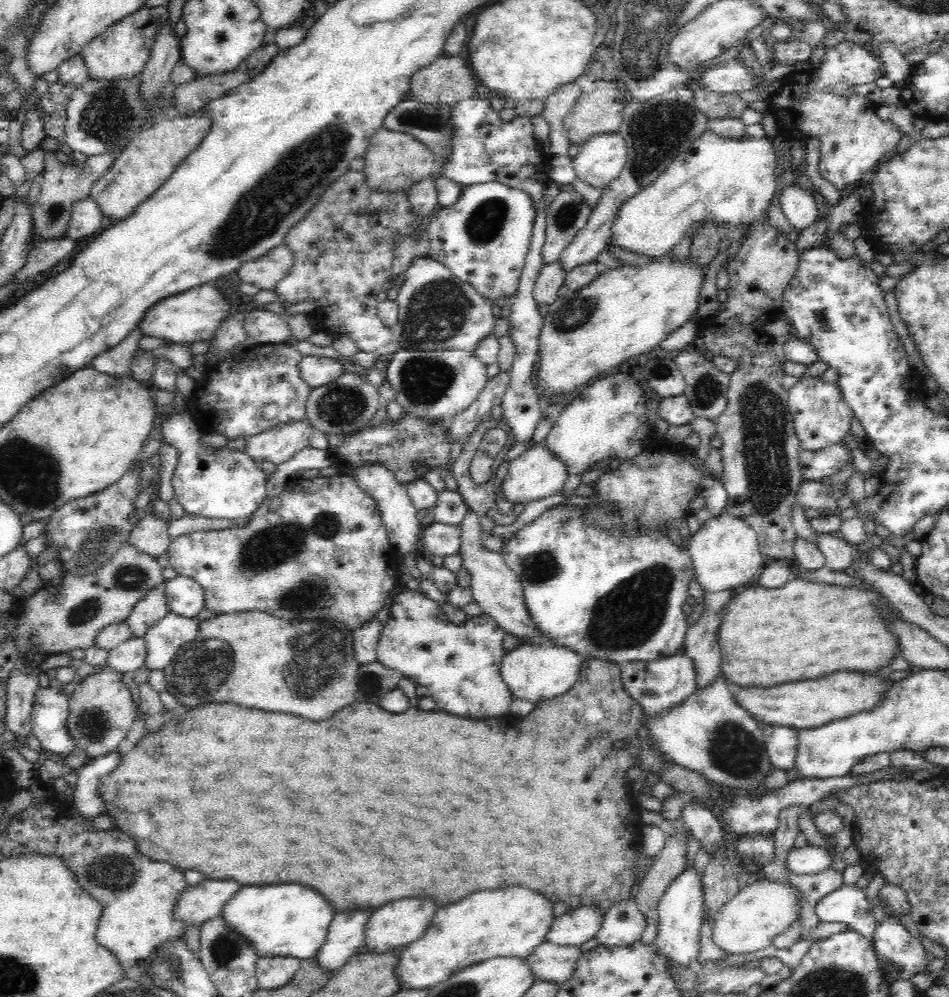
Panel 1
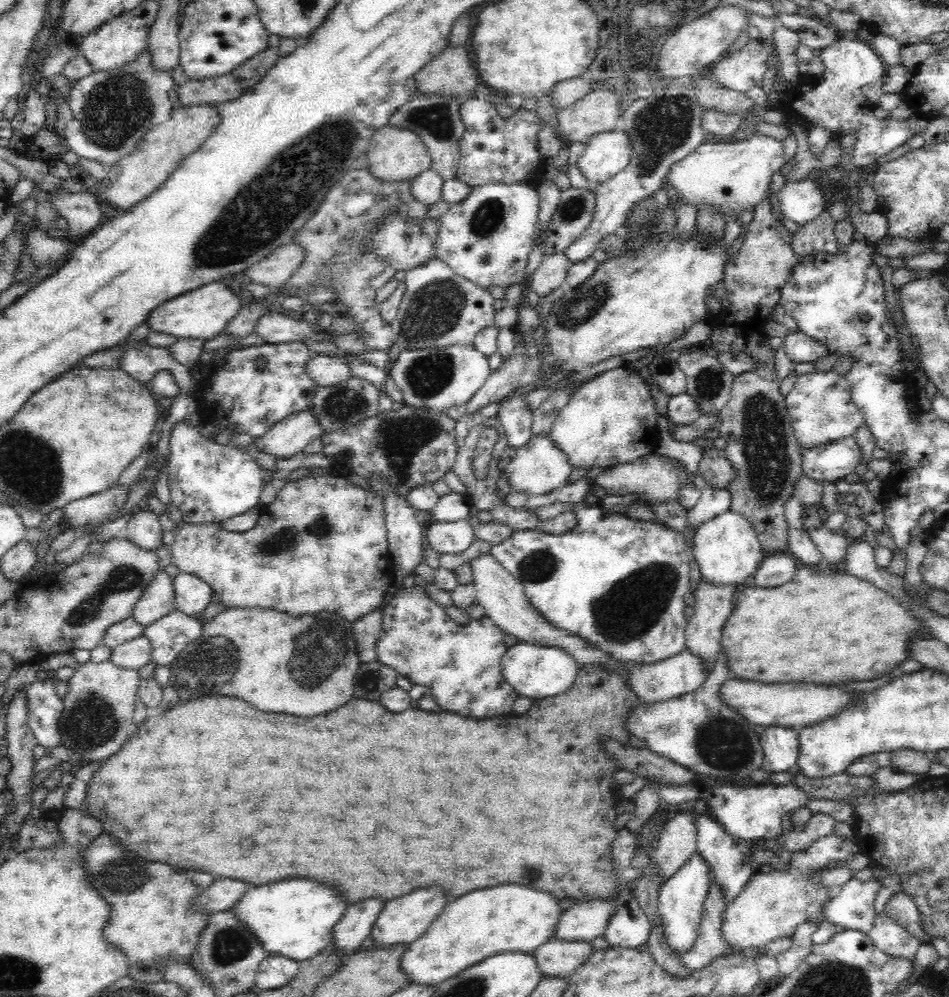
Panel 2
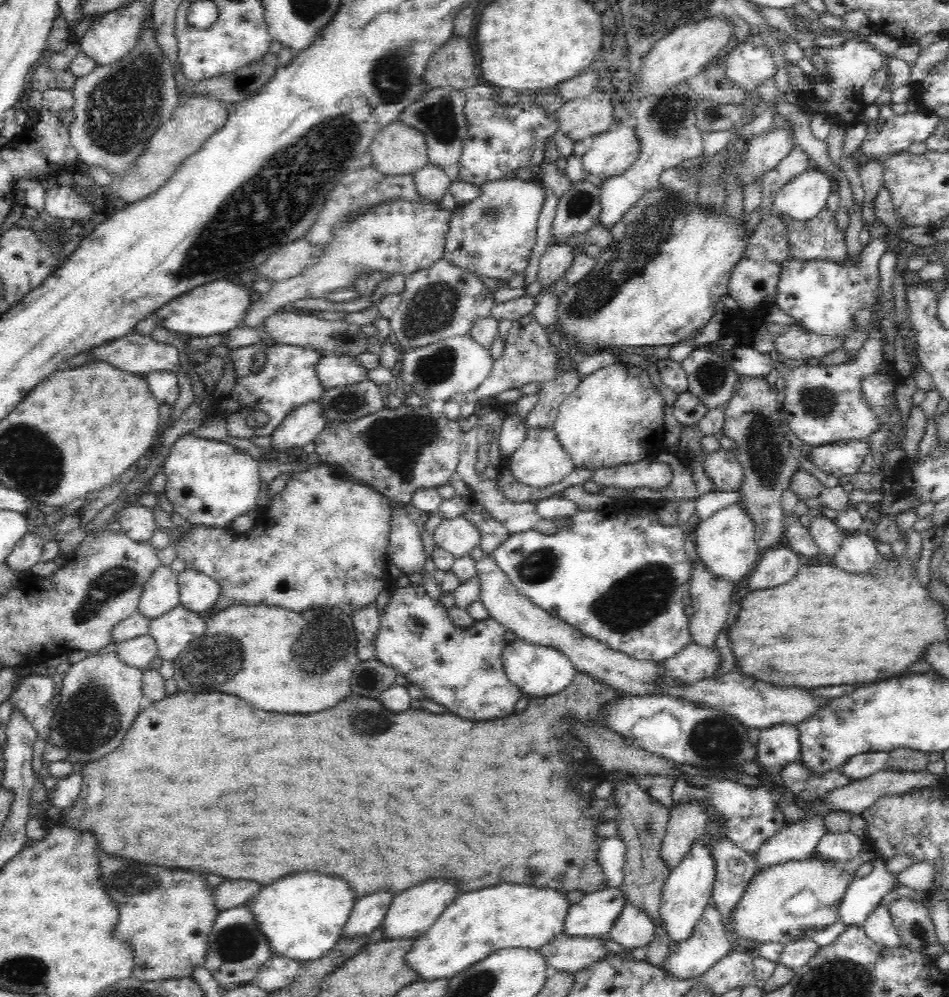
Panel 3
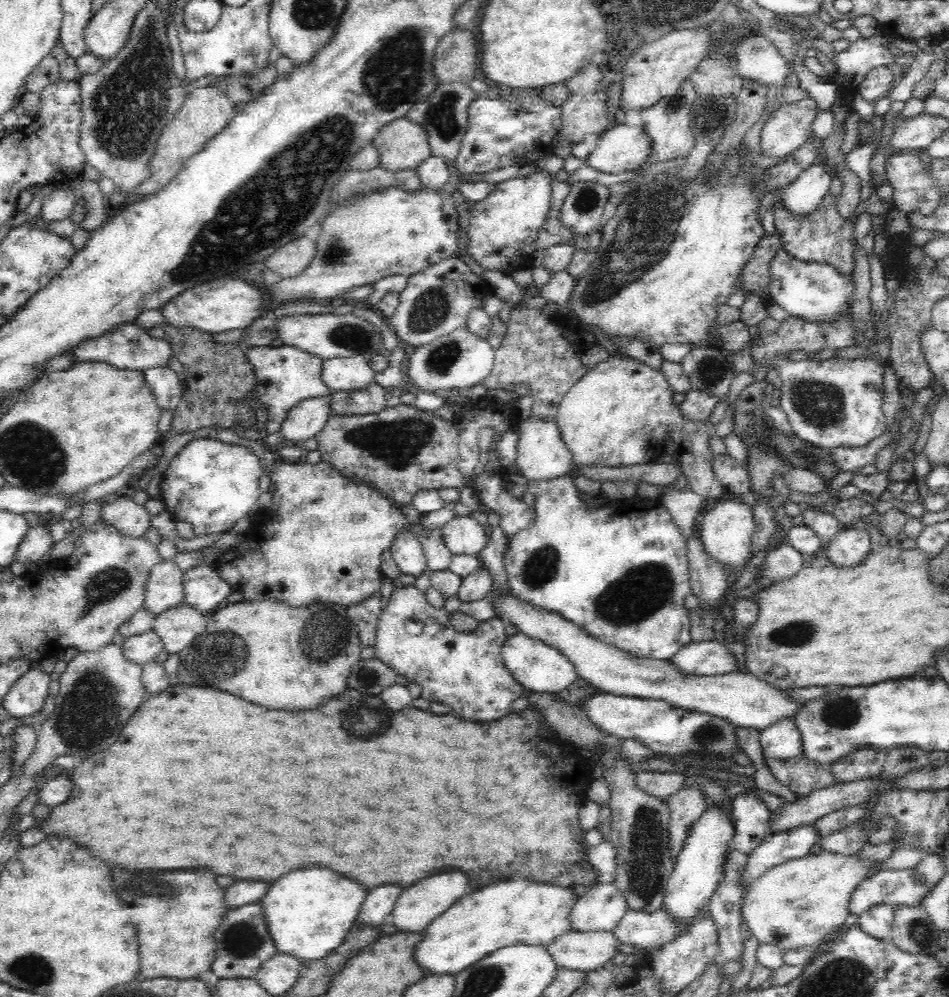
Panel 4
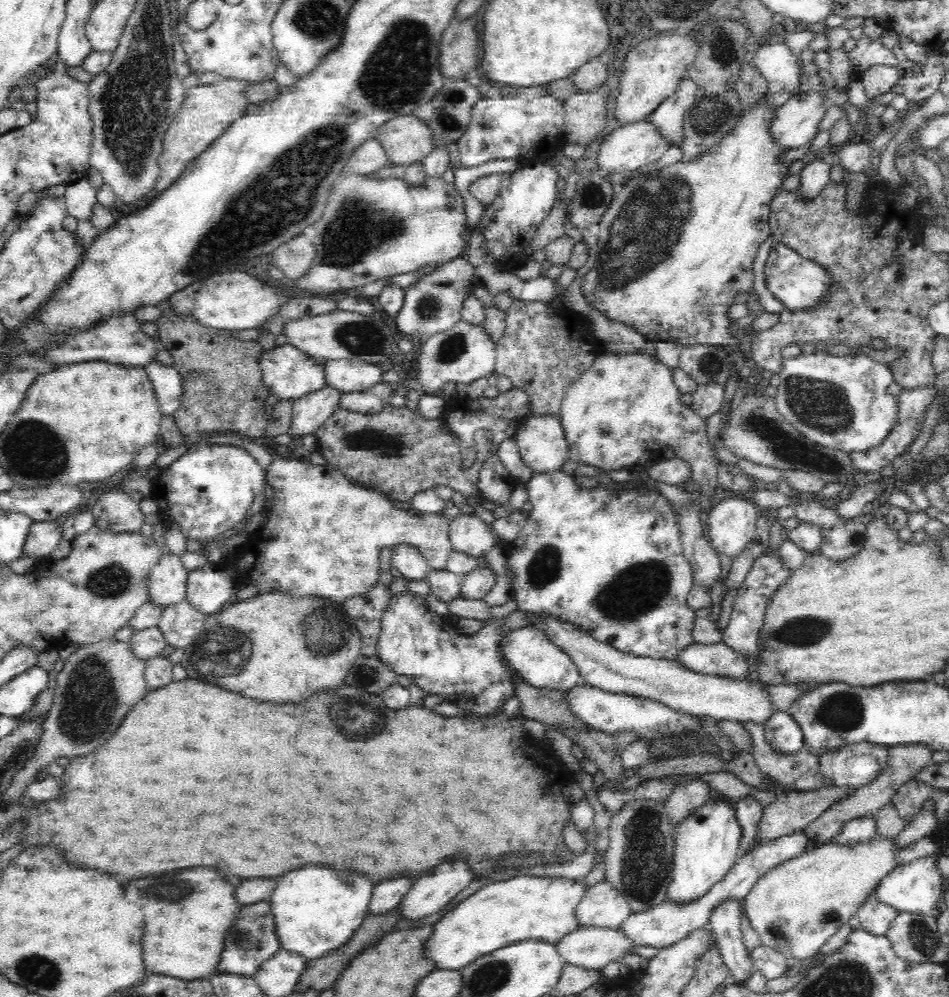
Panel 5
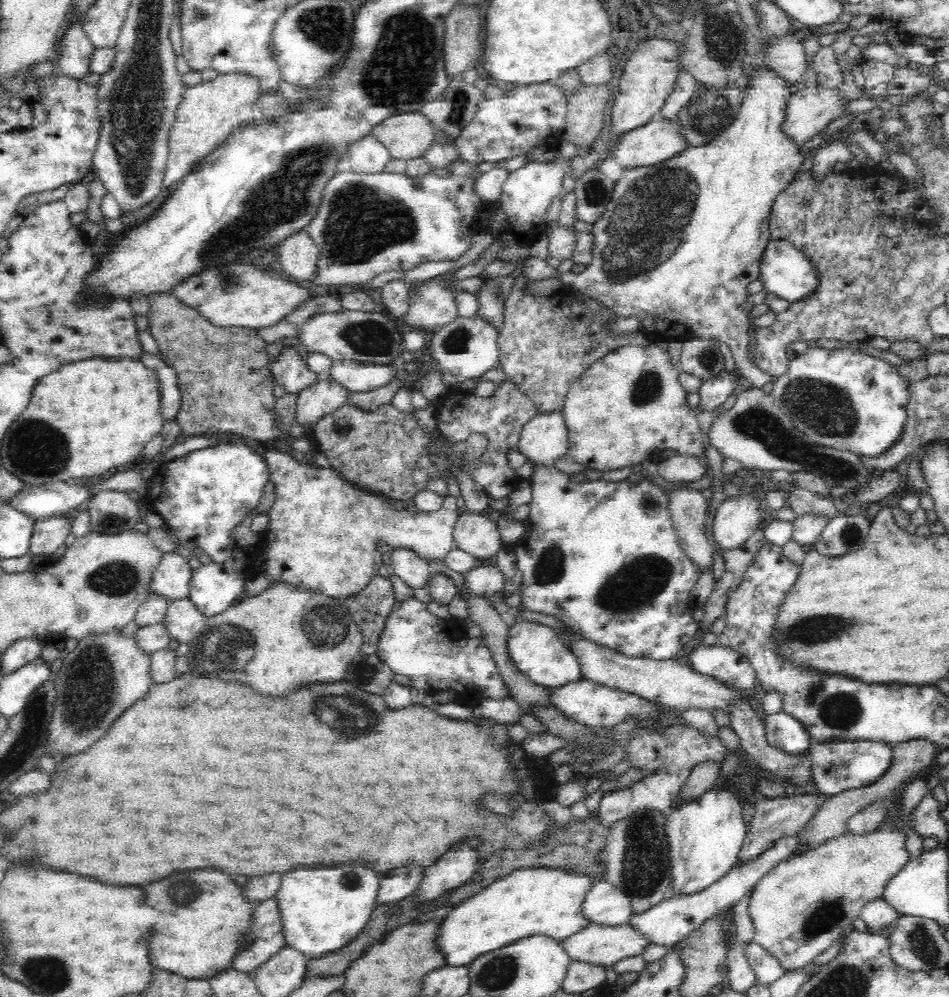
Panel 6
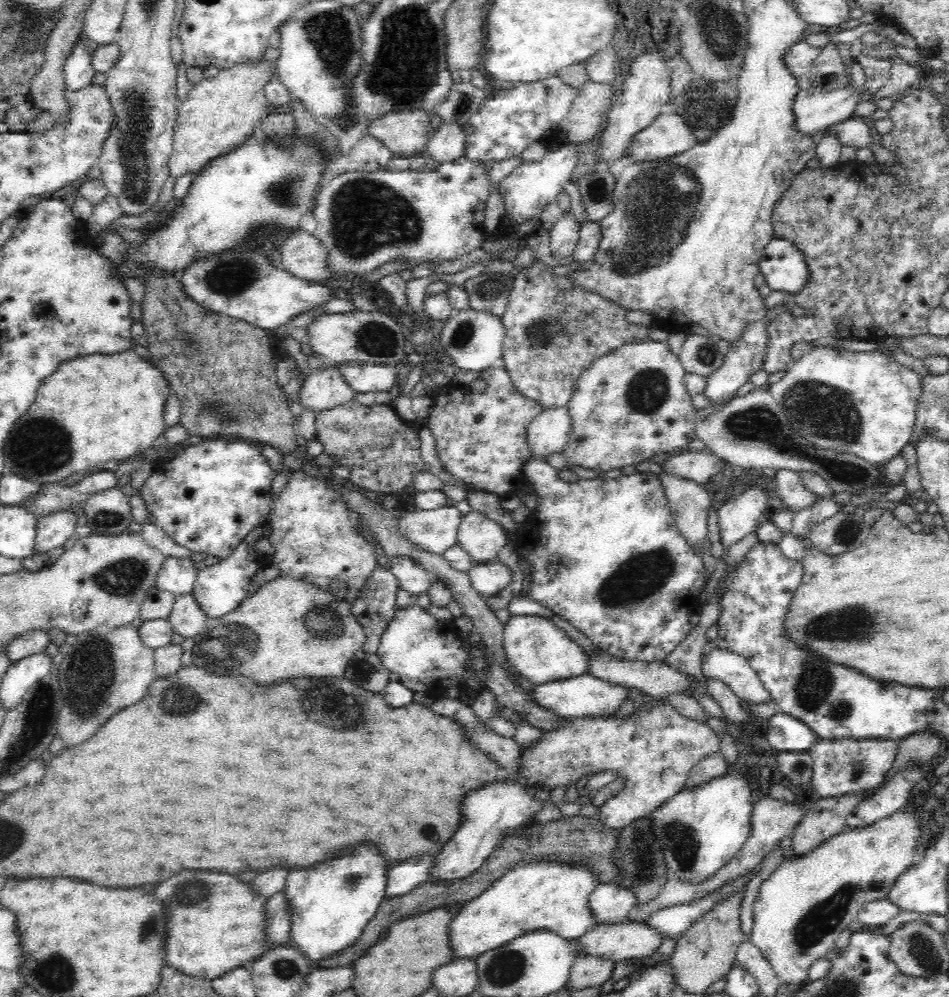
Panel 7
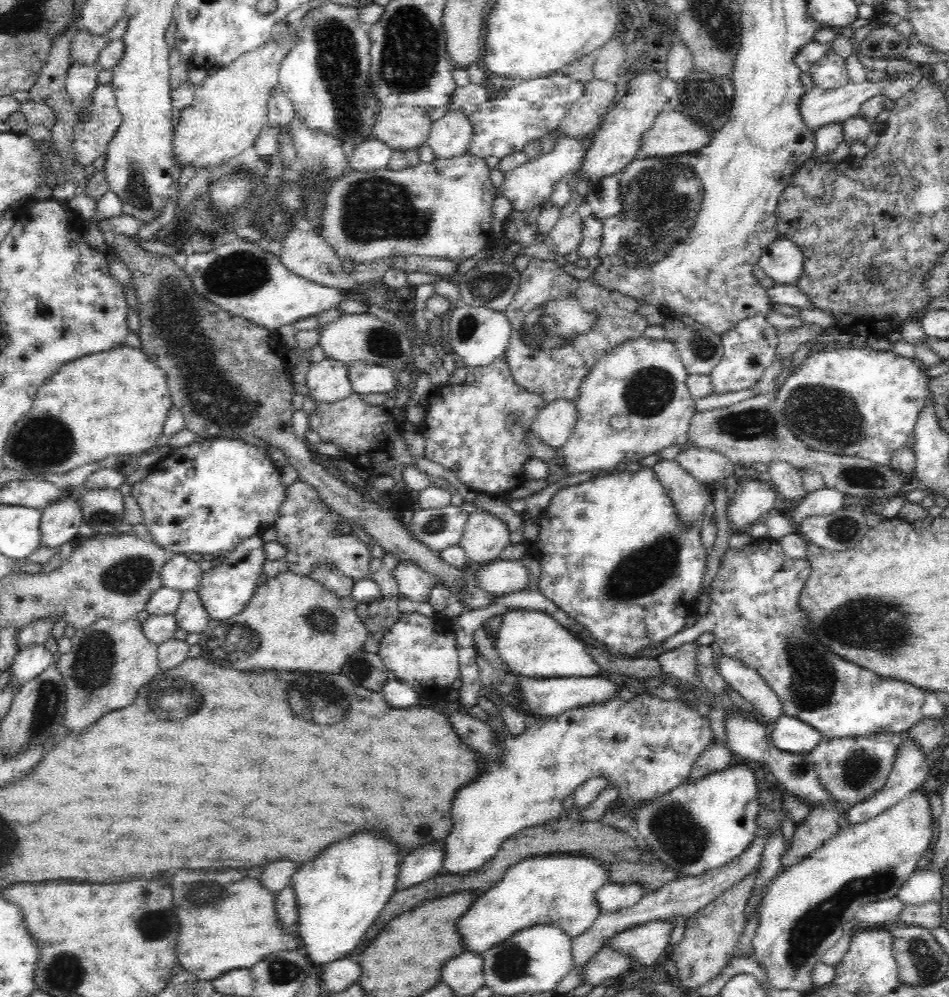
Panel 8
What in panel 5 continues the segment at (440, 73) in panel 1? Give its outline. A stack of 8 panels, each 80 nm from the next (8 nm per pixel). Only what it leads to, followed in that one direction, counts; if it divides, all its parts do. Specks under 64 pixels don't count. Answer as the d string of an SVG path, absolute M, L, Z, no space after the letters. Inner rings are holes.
M453 18L449 22L450 26L444 29L442 38L439 42L438 64L443 79L466 81L466 75L470 71L477 70L478 56L482 50L478 50L478 34L472 28L472 20Z

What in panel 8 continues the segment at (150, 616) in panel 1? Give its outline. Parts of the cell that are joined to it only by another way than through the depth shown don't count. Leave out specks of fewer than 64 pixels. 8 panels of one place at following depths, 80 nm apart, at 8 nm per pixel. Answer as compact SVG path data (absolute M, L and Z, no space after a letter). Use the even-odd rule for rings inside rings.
M178 553L163 564L160 582L161 586L183 593L198 588L202 575L198 562Z

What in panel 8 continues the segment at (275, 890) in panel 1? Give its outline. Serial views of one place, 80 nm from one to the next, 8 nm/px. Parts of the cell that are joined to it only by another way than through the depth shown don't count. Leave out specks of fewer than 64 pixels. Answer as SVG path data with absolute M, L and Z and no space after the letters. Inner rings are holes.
M362 832L344 842L332 844L324 850L316 860L304 864L296 876L292 876L292 888L297 904L296 936L298 936L300 951L310 961L313 967L344 959L361 943L363 936L371 928L383 912L385 904L395 894L395 885L399 874L399 864L403 854L398 854L394 844L390 844L384 836L374 832Z

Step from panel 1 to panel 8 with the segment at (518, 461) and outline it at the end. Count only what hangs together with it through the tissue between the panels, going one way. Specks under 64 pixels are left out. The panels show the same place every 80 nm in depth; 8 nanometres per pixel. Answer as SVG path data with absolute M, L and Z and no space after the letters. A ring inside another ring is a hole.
M556 400L552 404L545 404L537 413L530 432L539 444L546 444L553 450L562 449L570 439L578 417L574 400Z

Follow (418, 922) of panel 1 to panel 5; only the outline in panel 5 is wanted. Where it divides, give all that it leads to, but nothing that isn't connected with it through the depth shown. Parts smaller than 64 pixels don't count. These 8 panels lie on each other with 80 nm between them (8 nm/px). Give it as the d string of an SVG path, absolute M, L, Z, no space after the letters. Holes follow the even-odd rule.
M444 862L432 876L418 878L398 906L401 920L420 921L442 911L470 882L470 868L462 862Z

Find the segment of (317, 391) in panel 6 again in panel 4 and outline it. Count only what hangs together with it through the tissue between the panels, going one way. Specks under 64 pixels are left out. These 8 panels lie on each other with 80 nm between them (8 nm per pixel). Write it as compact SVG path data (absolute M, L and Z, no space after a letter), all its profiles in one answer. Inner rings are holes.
M326 397L309 398L294 406L288 412L280 428L282 445L305 444L321 432L330 417L330 408Z

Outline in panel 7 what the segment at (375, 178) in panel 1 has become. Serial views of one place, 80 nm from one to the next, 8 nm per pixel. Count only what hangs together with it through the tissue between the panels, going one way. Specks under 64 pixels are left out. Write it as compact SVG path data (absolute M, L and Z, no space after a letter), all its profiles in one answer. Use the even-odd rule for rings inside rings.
M420 109L386 113L368 124L367 129L400 158L423 155L434 132L430 116Z

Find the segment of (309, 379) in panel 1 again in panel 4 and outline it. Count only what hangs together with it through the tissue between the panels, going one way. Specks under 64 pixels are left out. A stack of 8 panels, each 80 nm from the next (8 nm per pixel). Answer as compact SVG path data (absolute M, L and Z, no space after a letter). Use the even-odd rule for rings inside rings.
M340 357L323 360L320 376L329 390L358 390L374 382L374 370L364 357Z

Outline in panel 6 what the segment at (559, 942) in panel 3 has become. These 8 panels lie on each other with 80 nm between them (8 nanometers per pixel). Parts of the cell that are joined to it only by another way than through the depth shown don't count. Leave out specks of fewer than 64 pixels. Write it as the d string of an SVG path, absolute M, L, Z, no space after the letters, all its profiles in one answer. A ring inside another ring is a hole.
M589 923L580 933L568 936L561 945L571 962L583 961L606 968L624 958L642 955L649 943L627 924L606 927Z

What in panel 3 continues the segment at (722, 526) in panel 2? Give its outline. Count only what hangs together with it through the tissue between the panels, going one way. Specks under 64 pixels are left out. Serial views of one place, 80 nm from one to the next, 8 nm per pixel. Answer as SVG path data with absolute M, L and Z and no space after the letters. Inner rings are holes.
M738 503L720 509L706 520L695 522L694 527L696 553L700 561L704 563L706 571L729 583L736 583L748 577L762 556L762 550L756 545L752 519Z

